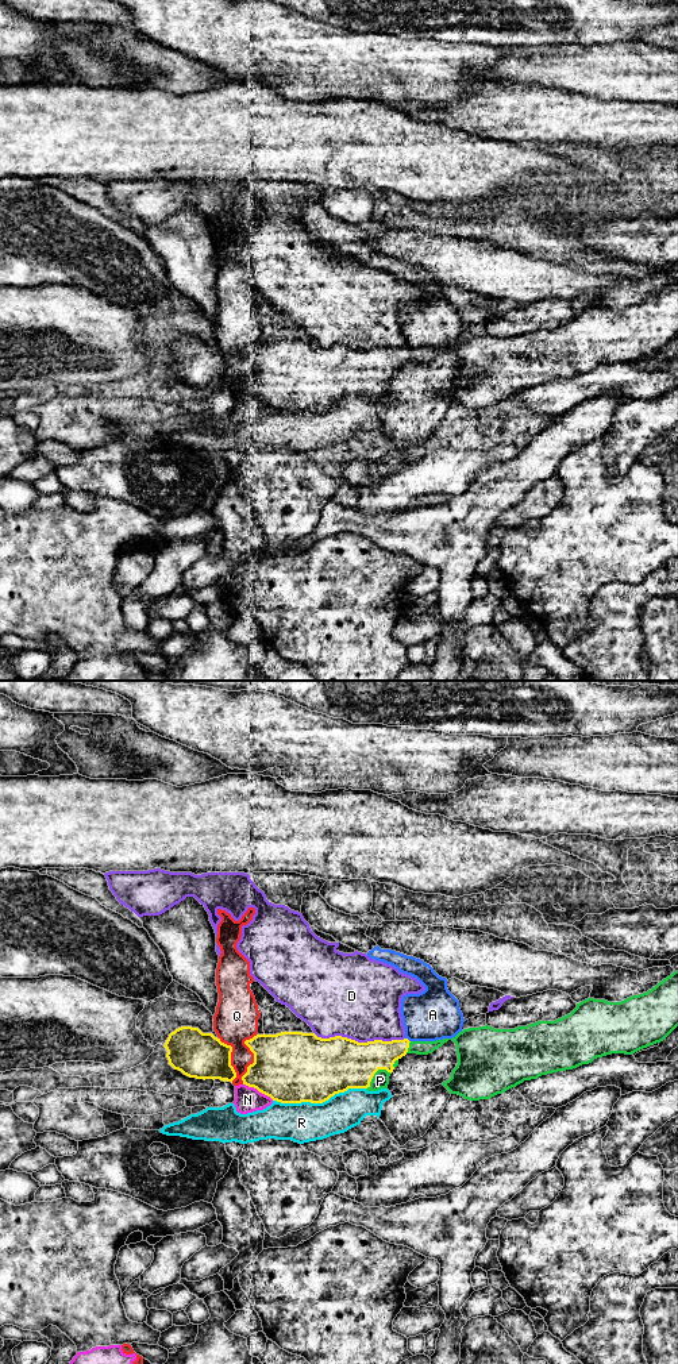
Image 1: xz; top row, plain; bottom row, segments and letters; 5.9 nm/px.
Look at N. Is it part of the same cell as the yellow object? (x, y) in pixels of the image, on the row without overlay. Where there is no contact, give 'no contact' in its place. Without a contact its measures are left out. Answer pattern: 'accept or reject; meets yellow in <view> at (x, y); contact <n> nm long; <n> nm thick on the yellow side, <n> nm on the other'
reject; meets yellow in xz at (258, 399); contact 200 nm long; 440 nm thick on the yellow side, 160 nm on the other

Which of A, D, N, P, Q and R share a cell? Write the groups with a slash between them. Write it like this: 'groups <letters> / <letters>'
groups A / D / N Q / P / R

